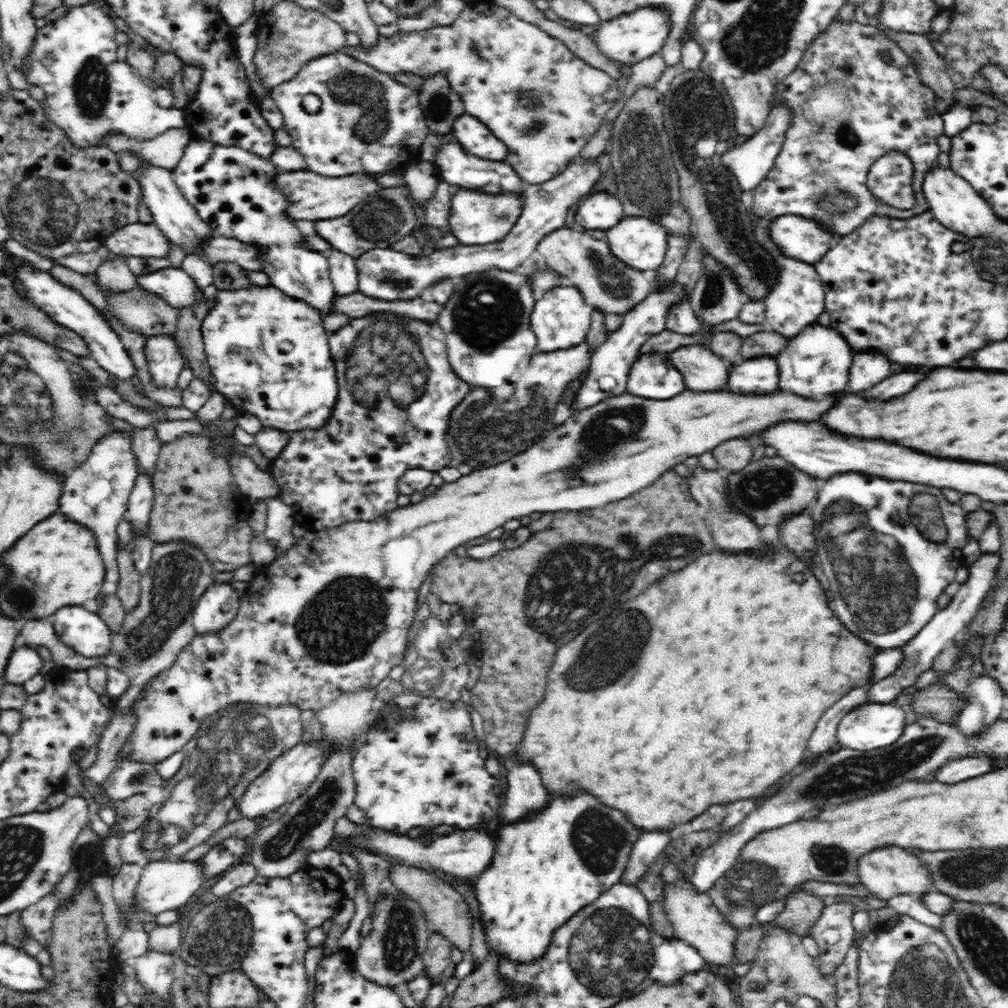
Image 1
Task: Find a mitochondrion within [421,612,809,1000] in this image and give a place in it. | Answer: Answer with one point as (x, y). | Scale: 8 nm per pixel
(597, 843)

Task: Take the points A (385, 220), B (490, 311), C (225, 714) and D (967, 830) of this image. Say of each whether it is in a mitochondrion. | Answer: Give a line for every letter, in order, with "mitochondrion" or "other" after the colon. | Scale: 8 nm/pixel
A: mitochondrion
B: mitochondrion
C: mitochondrion
D: mitochondrion

